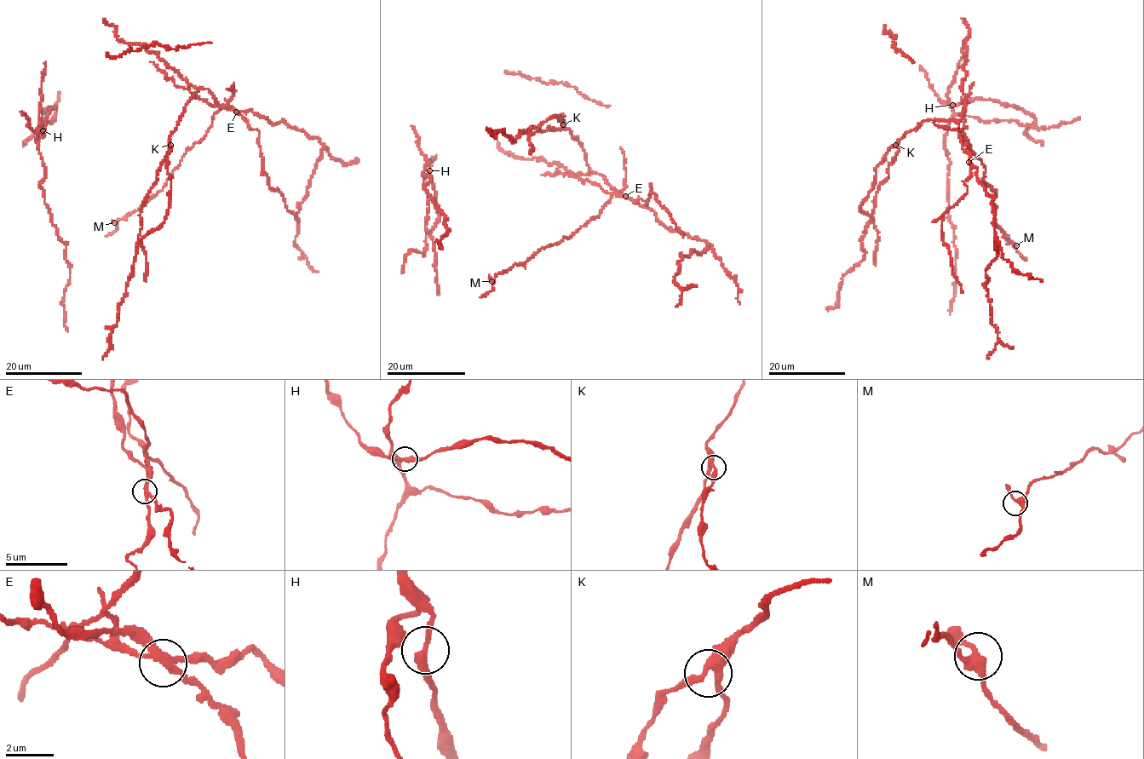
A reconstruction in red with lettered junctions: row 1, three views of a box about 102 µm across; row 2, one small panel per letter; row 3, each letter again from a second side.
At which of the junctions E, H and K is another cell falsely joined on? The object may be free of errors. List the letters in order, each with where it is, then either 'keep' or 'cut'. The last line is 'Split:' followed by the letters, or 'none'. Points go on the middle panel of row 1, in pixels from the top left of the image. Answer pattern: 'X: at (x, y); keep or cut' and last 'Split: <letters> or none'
E: at (625, 196); cut
H: at (429, 170); keep
K: at (563, 124); keep
Split: E

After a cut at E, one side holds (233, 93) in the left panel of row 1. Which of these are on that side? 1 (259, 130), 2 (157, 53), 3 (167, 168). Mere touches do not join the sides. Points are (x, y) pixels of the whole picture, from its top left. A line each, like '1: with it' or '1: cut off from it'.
1: with it
2: cut off from it
3: cut off from it

